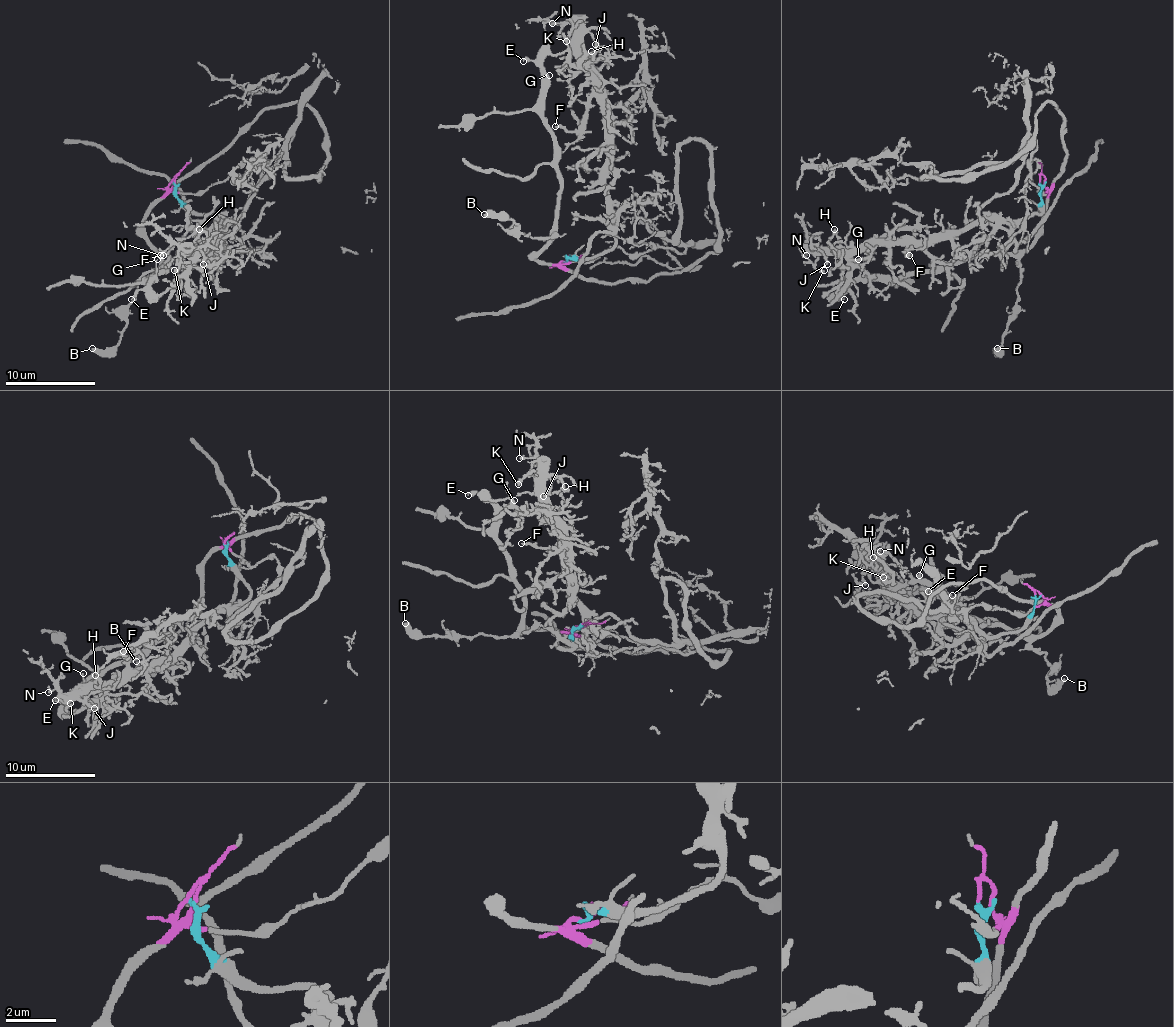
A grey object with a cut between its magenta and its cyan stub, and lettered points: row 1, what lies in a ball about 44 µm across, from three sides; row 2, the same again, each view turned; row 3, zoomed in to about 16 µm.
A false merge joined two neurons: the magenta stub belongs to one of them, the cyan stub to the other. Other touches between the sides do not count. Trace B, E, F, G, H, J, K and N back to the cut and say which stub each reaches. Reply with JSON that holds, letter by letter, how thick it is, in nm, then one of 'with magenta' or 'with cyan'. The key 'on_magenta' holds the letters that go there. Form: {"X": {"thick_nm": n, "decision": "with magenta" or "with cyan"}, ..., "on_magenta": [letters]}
{"B": {"thick_nm": 400, "decision": "with magenta"}, "E": {"thick_nm": 220, "decision": "with magenta"}, "F": {"thick_nm": 200, "decision": "with cyan"}, "G": {"thick_nm": 100, "decision": "with magenta"}, "H": {"thick_nm": 200, "decision": "with cyan"}, "J": {"thick_nm": 200, "decision": "with cyan"}, "K": {"thick_nm": 240, "decision": "with cyan"}, "N": {"thick_nm": 190, "decision": "with cyan"}, "on_magenta": ["B", "E", "G"]}

